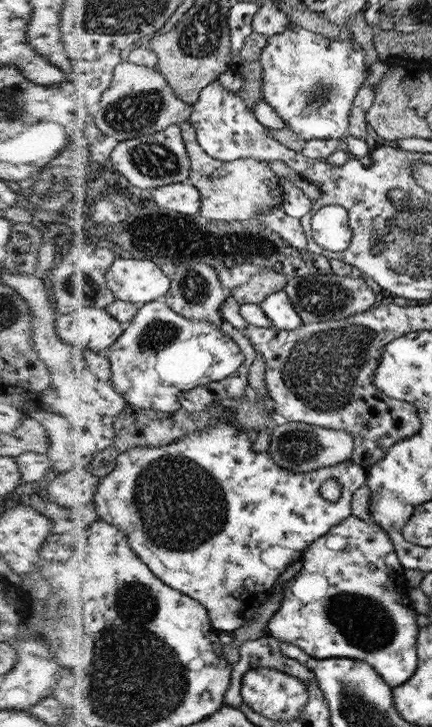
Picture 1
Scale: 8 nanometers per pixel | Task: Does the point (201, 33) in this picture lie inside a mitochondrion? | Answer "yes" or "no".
yes

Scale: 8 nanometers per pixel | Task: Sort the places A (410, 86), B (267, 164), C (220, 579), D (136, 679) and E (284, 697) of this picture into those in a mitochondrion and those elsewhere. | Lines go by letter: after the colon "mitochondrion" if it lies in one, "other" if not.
A: other
B: other
C: other
D: mitochondrion
E: other

